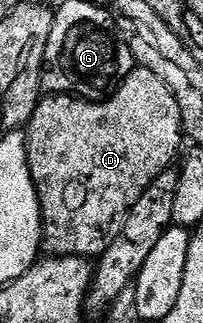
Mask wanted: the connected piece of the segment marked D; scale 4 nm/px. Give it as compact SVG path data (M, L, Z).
M144 66L135 68L128 78L126 75L106 100L84 100L69 94L40 97L25 133L29 172L43 213L42 249L51 256L88 260L104 254L117 240L131 206L176 161L179 145L185 142L173 92L169 92L161 76L153 76Z

